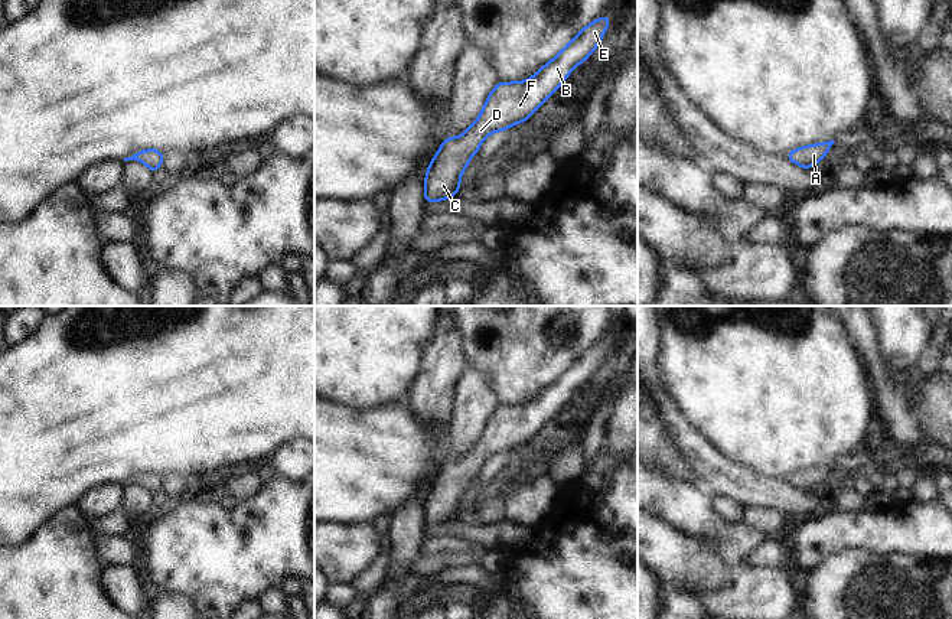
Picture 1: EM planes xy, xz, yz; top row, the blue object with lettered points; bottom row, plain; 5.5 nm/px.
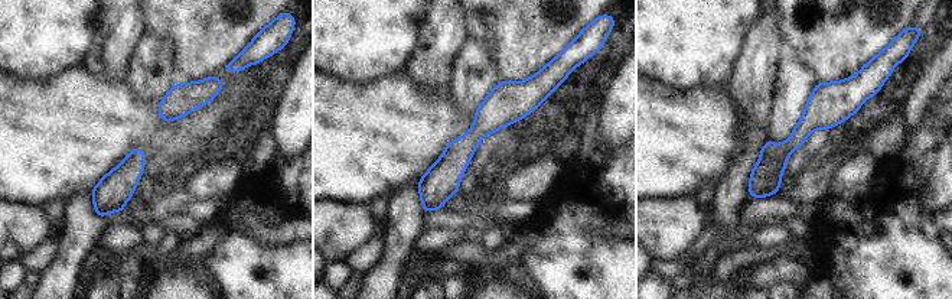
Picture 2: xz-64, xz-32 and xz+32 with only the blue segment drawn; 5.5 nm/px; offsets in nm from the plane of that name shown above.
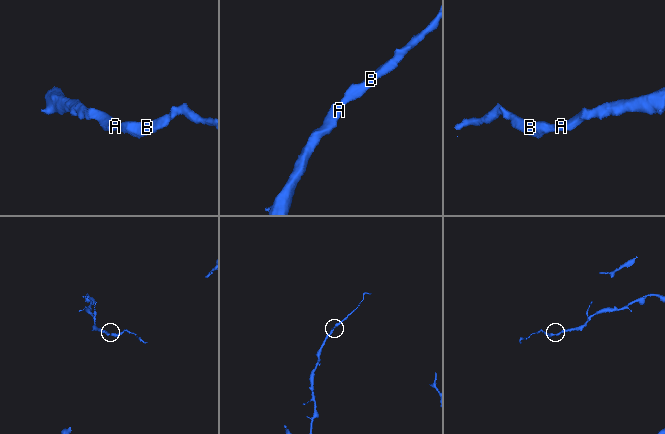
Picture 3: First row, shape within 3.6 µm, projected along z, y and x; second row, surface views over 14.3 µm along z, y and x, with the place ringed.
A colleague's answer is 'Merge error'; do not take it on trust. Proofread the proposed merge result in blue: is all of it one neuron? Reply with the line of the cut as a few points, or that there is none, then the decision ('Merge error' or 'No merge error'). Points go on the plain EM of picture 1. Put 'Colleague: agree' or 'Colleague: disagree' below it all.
No split. No merge error
Colleague: disagree

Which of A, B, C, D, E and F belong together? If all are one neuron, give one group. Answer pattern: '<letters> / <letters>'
A B C D E F

